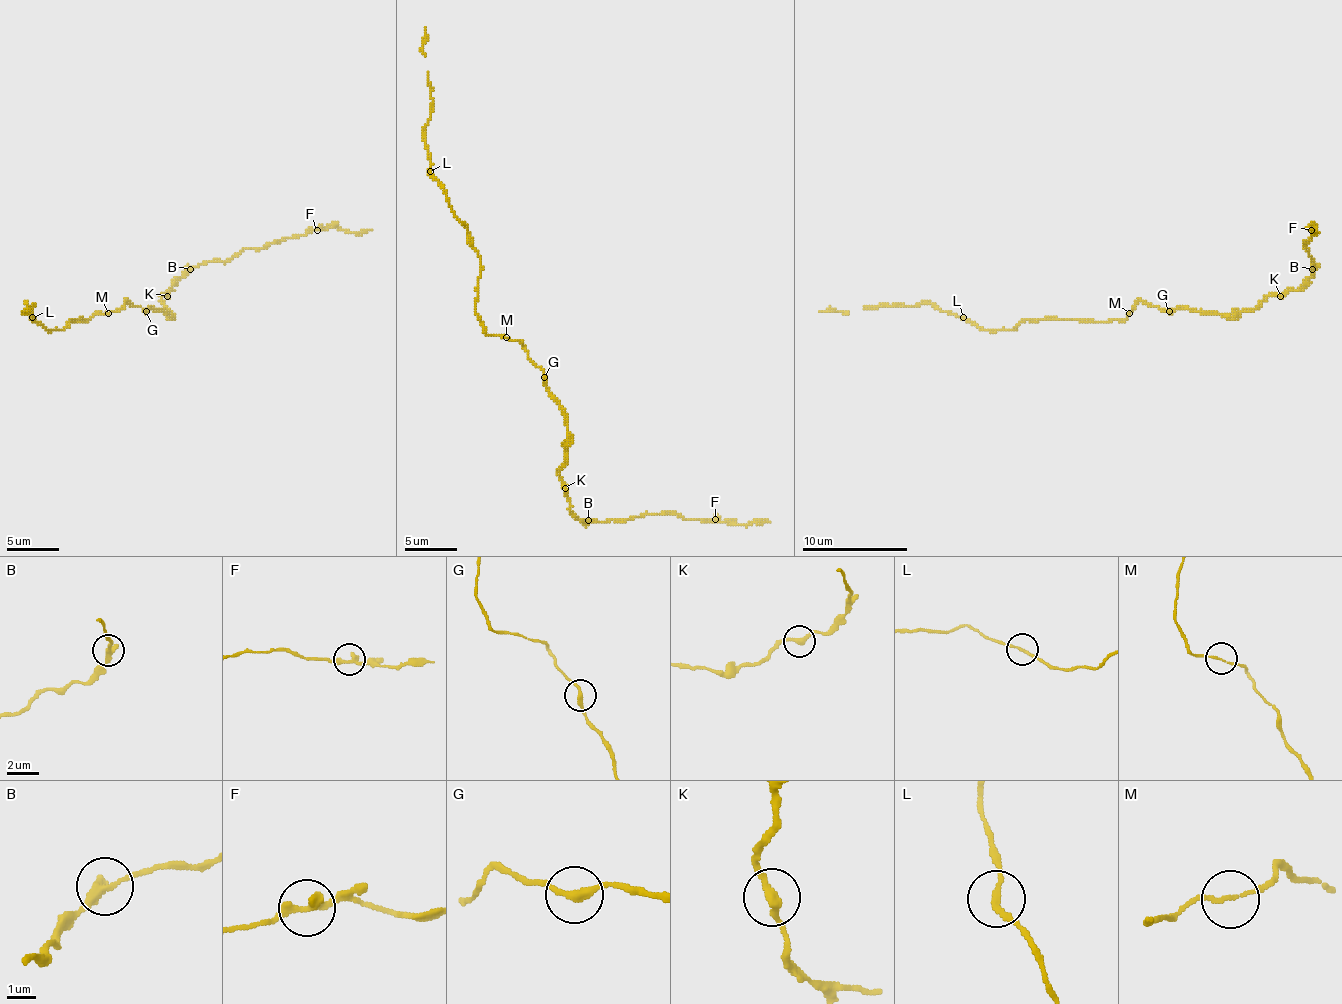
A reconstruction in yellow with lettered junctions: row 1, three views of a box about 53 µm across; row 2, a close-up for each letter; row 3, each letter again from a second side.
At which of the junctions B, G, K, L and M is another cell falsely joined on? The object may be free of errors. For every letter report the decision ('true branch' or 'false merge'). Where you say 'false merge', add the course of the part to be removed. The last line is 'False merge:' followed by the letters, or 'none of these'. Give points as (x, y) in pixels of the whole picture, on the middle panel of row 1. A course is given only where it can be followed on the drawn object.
B: false merge | (588, 519), (628, 519), (644, 514), (665, 514), (712, 522), (770, 522)
G: true branch
K: true branch
L: true branch
M: true branch
False merge: B

